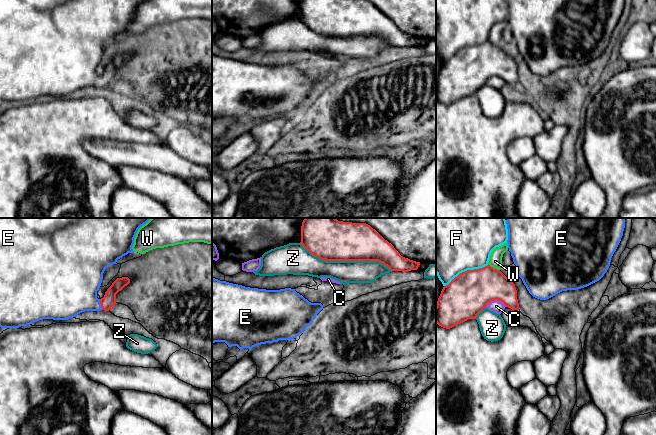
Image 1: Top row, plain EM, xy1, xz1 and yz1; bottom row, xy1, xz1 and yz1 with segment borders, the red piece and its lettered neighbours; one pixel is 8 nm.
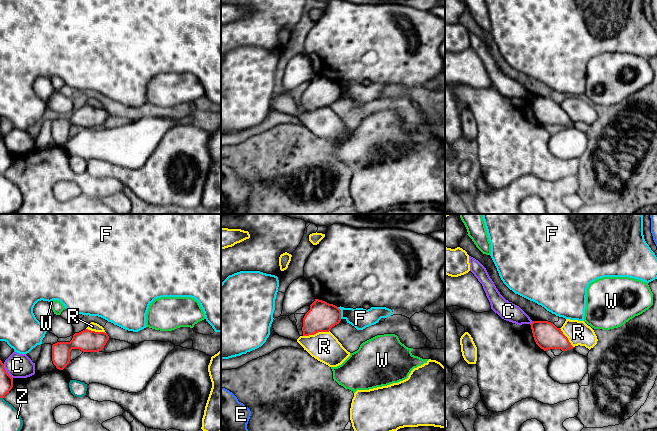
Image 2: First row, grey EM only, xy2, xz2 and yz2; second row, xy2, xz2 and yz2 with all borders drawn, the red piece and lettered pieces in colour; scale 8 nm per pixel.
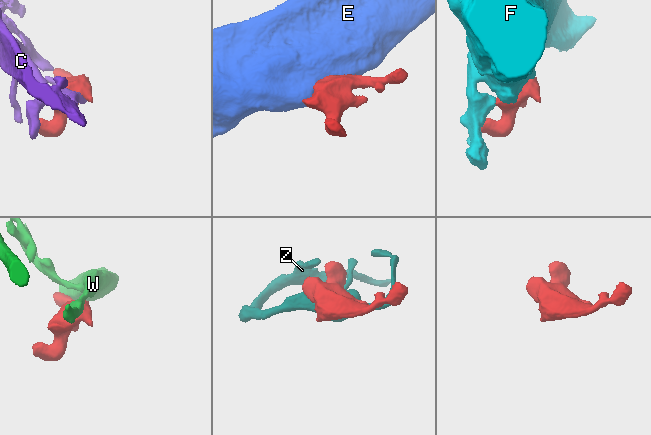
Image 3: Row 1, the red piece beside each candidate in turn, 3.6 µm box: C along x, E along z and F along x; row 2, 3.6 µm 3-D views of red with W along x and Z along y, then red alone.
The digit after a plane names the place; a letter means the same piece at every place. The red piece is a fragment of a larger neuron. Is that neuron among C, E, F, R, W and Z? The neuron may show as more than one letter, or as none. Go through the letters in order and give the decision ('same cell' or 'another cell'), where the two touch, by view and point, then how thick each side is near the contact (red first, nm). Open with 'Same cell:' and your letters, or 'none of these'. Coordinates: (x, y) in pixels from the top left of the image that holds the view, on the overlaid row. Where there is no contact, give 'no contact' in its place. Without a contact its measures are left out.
Same cell: E
C: another cell; meets red in yz1 at (496, 299); 340 nm thick on the red side, 100 nm on the other
E: same cell; meets red in xy1 at (100, 303); 110 nm thick on the red side, 380 nm on the other
F: another cell; meets red in yz1 at (467, 270); 340 nm thick on the red side, 500 nm on the other
R: another cell; meets red in xz2 at (316, 332); 240 nm thick on the red side, 240 nm on the other
W: another cell; meets red in yz1 at (493, 268); 320 nm thick on the red side, 110 nm on the other
Z: another cell; meets red in xz1 at (345, 260); 340 nm thick on the red side, 180 nm on the other

